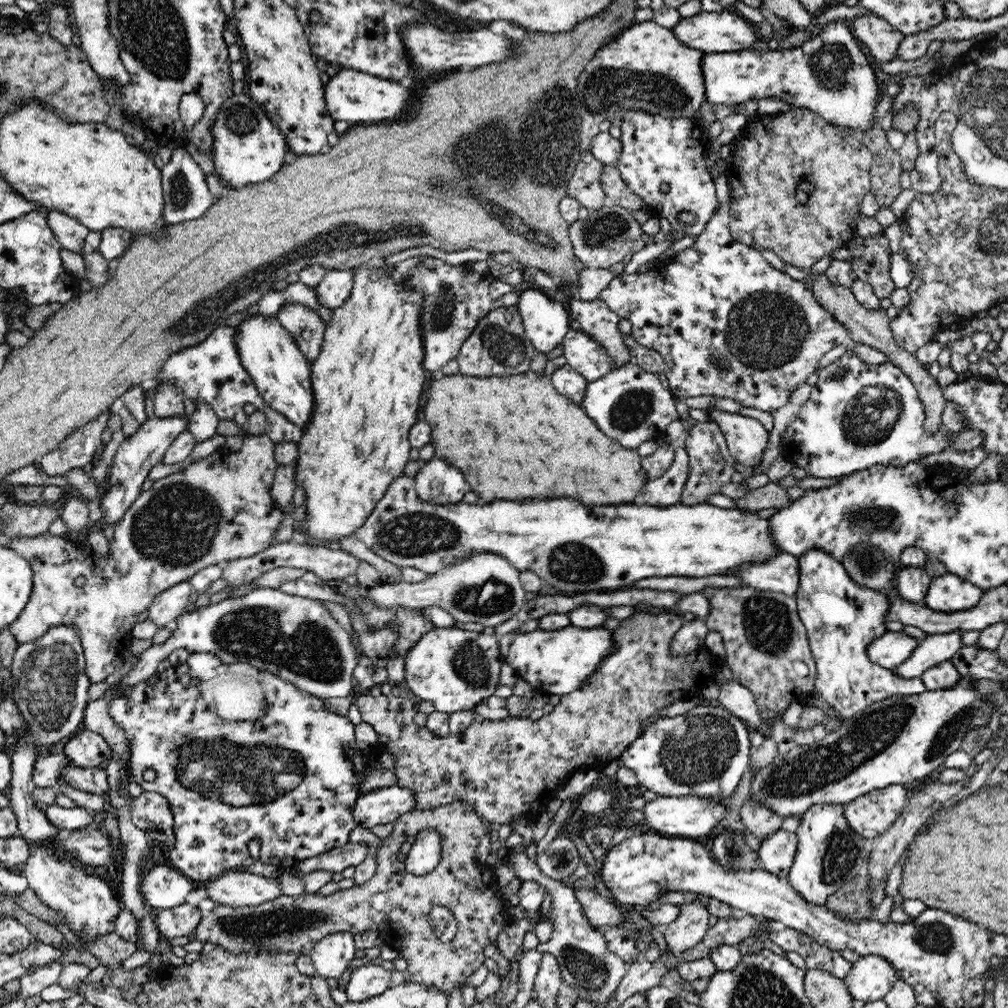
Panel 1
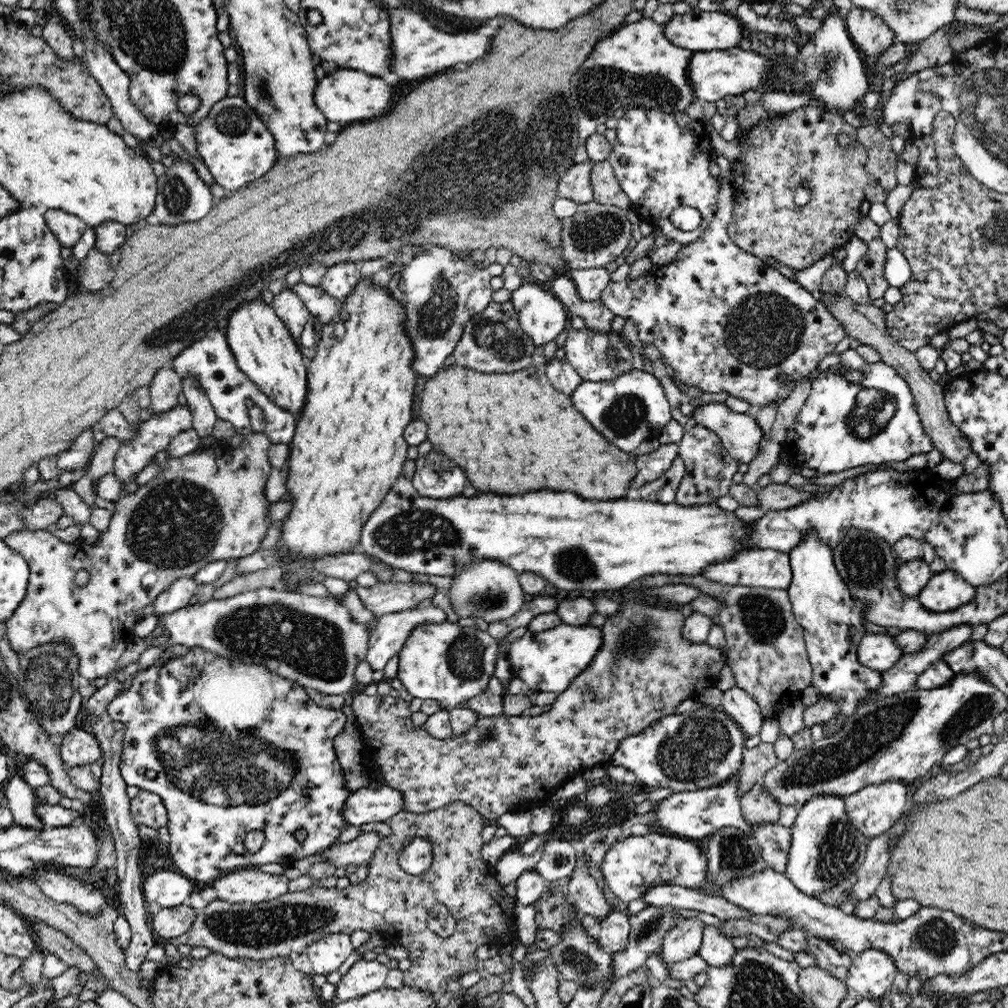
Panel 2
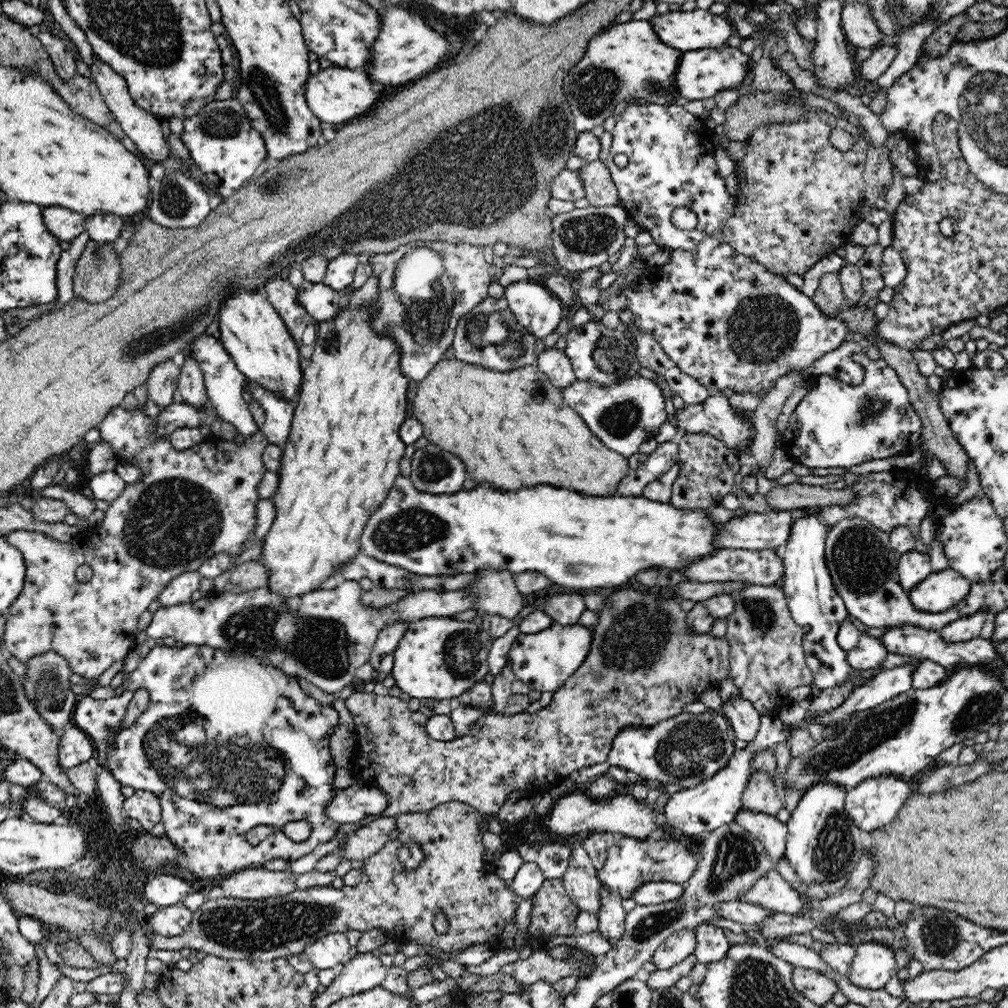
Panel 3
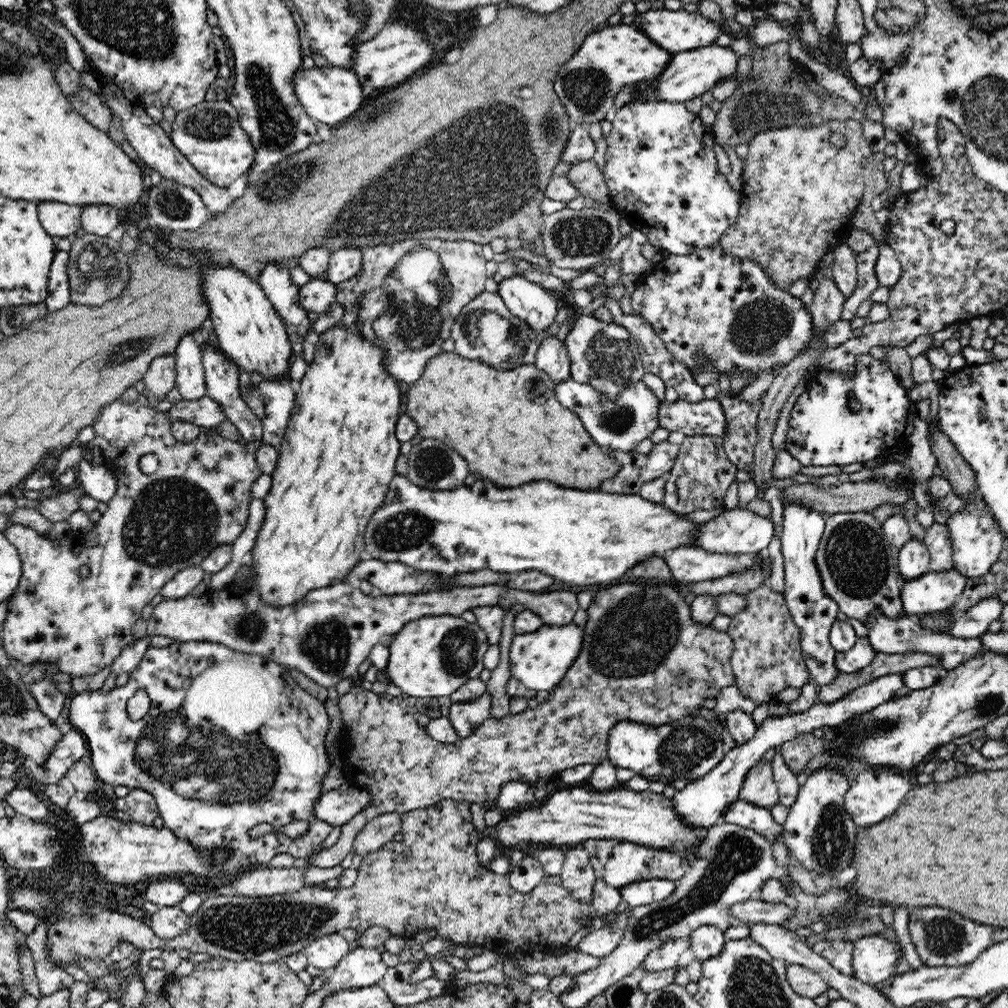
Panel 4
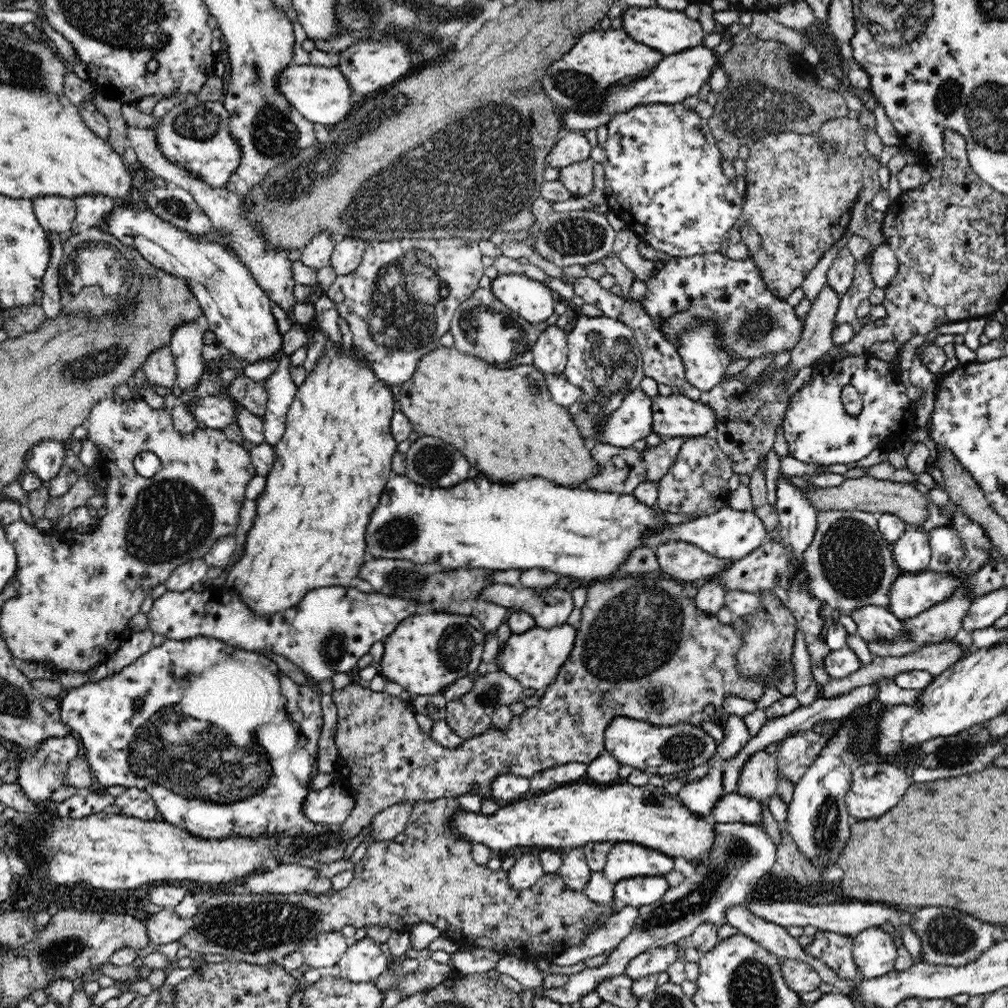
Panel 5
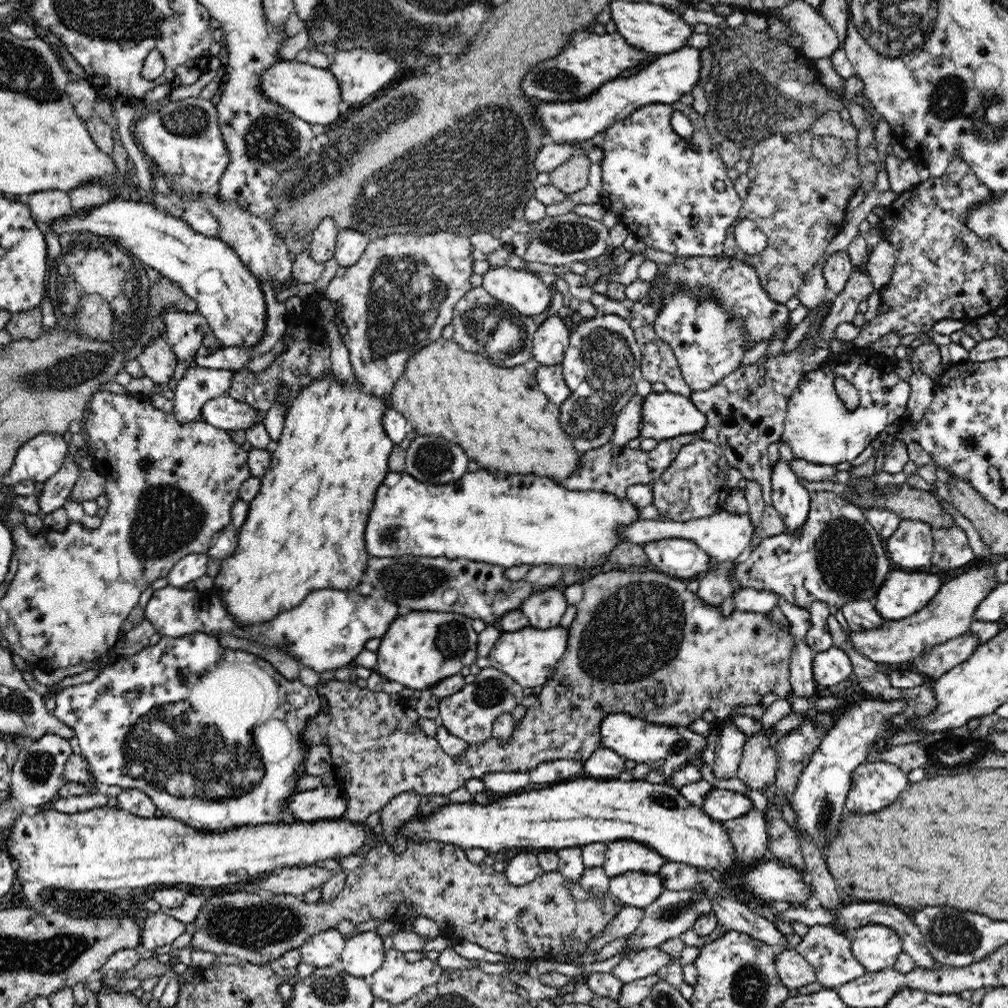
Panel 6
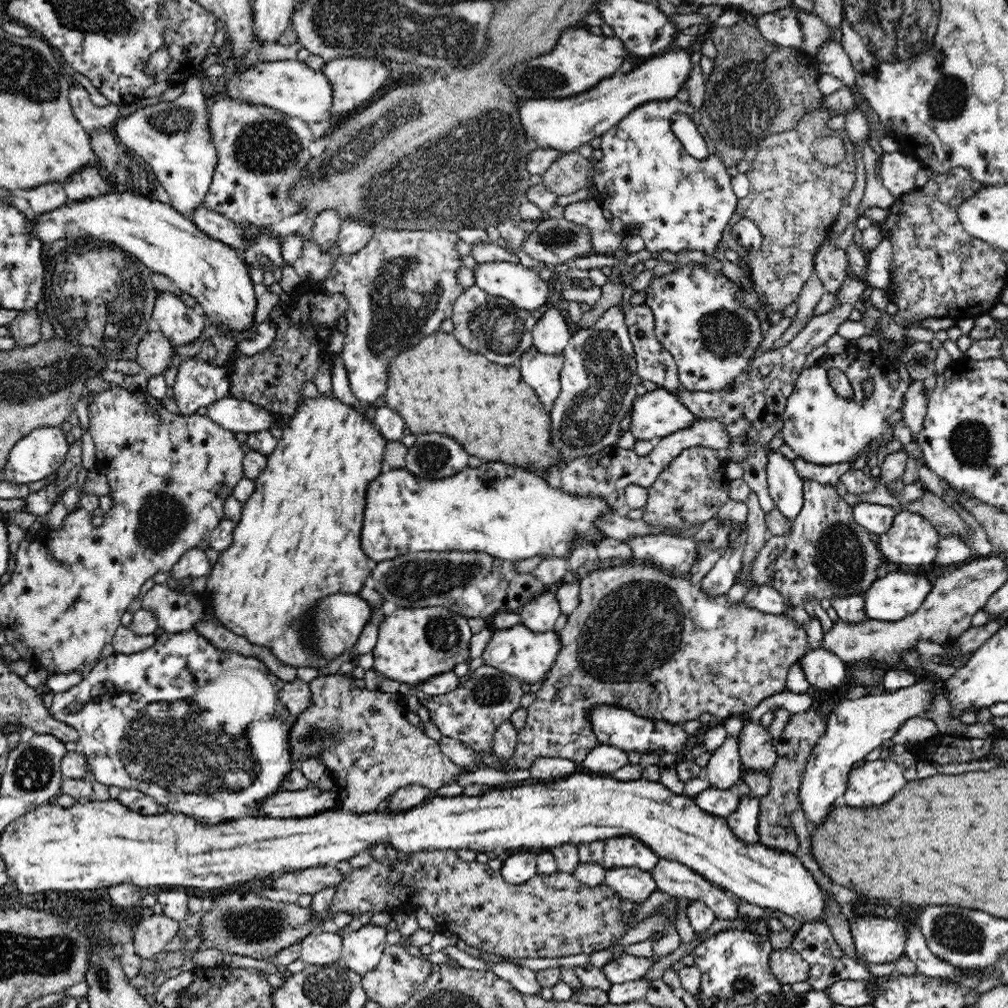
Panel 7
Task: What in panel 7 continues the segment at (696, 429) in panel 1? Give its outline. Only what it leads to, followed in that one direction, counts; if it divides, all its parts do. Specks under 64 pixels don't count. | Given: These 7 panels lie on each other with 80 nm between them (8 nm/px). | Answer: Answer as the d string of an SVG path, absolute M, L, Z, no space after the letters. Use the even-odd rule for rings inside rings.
M707 446L682 450L647 487L648 496L641 519L650 526L661 528L664 535L692 539L696 526L715 518L729 500L728 485L731 480L726 477L726 462L718 459Z

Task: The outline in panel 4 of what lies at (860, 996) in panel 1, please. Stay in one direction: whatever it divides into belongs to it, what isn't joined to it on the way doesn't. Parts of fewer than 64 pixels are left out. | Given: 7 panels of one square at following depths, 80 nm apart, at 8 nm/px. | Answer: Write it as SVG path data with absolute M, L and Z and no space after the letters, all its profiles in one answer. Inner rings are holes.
M879 933L853 942L853 974L860 981L878 986L896 973L896 948Z

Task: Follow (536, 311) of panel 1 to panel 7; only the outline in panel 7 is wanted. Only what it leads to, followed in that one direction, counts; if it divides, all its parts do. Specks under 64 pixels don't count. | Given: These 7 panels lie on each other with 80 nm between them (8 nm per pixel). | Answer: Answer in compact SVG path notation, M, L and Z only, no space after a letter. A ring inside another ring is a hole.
M482 262L474 268L474 282L481 290L496 298L504 298L512 302L519 309L534 311L540 306L548 303L552 294L552 284L544 282L538 272L534 269L528 269L521 263L512 262Z

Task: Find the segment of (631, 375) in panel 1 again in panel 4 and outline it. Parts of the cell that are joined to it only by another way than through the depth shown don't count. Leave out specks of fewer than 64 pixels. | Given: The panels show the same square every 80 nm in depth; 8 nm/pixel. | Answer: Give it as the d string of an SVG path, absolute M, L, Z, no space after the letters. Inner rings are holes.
M570 378L555 383L555 395L562 406L574 411L581 418L584 429L592 440L604 449L622 452L634 450L637 444L649 438L660 424L660 400L642 380L630 384L612 399L593 390L589 384L580 384Z

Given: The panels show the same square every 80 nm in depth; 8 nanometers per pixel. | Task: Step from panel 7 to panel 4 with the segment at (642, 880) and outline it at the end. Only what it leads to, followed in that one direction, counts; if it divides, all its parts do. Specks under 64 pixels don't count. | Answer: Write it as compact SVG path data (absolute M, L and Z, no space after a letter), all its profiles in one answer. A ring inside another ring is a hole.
M652 879L638 881L625 887L619 888L621 899L630 905L647 906L652 902L666 900L668 895L676 888L675 881L666 879Z

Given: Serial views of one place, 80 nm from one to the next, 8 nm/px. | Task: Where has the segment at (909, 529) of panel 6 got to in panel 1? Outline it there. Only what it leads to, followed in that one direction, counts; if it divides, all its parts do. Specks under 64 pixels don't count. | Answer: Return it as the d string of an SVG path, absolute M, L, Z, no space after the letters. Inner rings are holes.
M914 565L898 568L894 578L895 589L899 595L905 601L921 605L925 602L924 597L931 582L927 569Z

